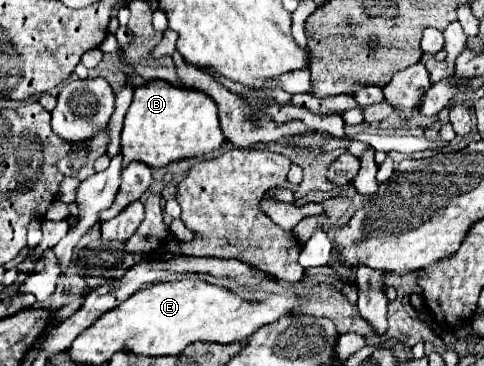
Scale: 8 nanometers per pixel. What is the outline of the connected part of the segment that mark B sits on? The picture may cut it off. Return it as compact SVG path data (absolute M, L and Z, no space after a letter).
M146 81L144 85L134 89L134 99L126 111L124 129L122 129L122 157L124 157L122 167L126 167L132 161L140 161L148 165L150 169L162 169L172 161L196 159L210 151L216 151L222 147L224 141L226 137L220 131L218 107L208 95L198 93L198 91L180 89L168 81Z

